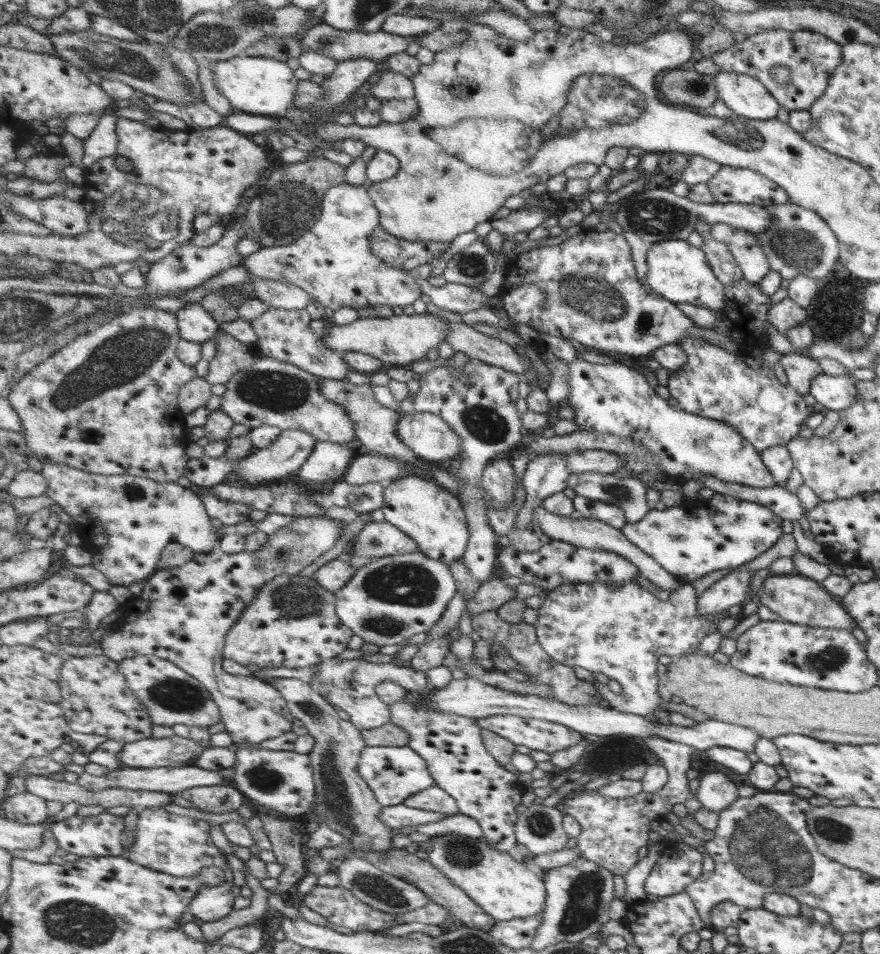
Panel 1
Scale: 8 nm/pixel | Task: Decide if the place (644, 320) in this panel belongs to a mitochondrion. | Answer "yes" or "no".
yes

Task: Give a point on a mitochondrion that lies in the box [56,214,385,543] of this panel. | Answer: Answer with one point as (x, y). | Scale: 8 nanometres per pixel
(275, 391)

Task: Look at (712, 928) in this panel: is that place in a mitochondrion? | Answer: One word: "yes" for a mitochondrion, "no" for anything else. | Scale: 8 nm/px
no

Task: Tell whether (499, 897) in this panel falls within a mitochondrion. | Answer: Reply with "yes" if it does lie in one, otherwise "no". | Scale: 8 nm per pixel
no

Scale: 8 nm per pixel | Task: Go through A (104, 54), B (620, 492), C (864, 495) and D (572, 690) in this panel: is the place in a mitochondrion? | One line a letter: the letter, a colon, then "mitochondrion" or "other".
A: mitochondrion
B: mitochondrion
C: other
D: mitochondrion

